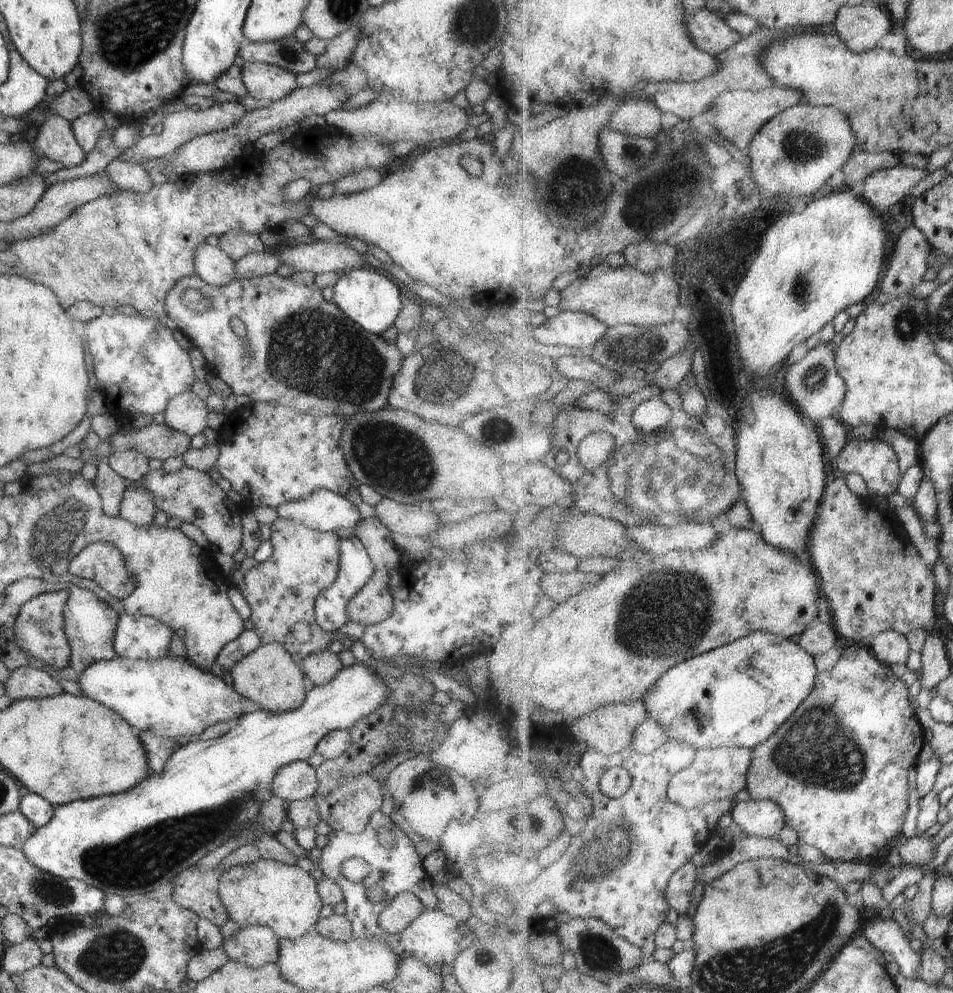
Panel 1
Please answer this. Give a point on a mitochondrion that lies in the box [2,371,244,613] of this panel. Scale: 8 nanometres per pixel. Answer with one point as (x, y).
(55, 531)

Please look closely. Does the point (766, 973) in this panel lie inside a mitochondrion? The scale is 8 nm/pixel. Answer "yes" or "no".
yes

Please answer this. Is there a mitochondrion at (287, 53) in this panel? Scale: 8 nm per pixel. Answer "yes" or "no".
yes

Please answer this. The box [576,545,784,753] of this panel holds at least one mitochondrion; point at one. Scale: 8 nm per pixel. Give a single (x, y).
(657, 621)

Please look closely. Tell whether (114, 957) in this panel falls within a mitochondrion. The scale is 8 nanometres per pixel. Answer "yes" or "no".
yes

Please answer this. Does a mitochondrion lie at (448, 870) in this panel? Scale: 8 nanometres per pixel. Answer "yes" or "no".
no

